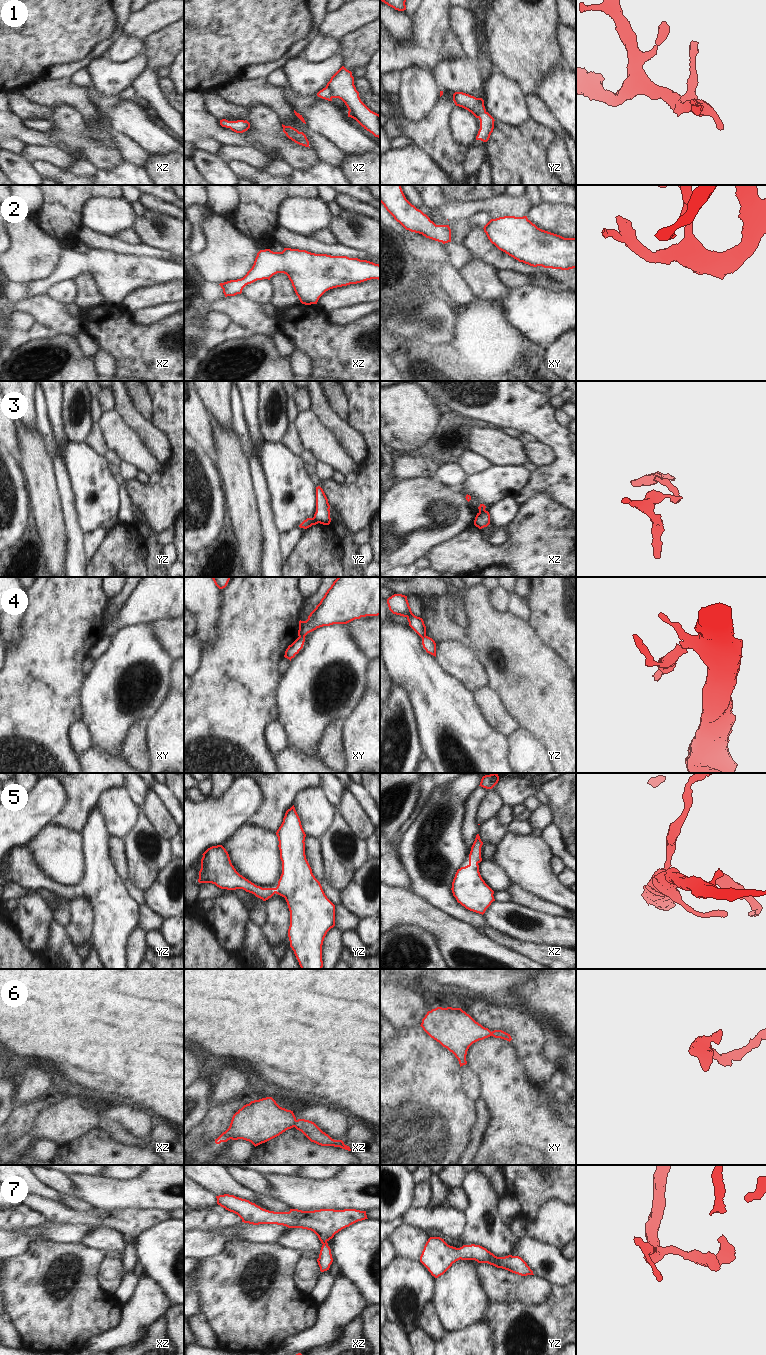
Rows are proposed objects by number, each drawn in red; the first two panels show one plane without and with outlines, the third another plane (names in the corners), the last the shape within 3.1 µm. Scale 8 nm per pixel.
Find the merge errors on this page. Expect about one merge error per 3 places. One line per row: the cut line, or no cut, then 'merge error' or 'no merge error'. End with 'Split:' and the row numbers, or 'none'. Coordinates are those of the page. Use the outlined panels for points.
1: cut xz (326, 86), (332, 97); merge error
2: cut none; no merge error
3: cut yz (313, 517), (318, 522); merge error
4: cut xy (299, 636), (304, 637); merge error
5: cut none; no merge error
6: cut none; no merge error
7: cut none; no merge error
Split: 1, 3, 4

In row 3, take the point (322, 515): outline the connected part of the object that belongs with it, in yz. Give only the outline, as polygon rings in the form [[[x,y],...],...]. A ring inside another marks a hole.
[[[316,487],[316,512],[314,514],[315,520],[323,525],[329,525],[330,518],[330,505],[323,489]]]

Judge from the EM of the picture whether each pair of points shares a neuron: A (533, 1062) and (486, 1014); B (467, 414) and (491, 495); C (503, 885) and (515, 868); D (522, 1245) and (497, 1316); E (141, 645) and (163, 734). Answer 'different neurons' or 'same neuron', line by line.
A: same neuron
B: different neurons
C: different neurons
D: different neurons
E: different neurons

